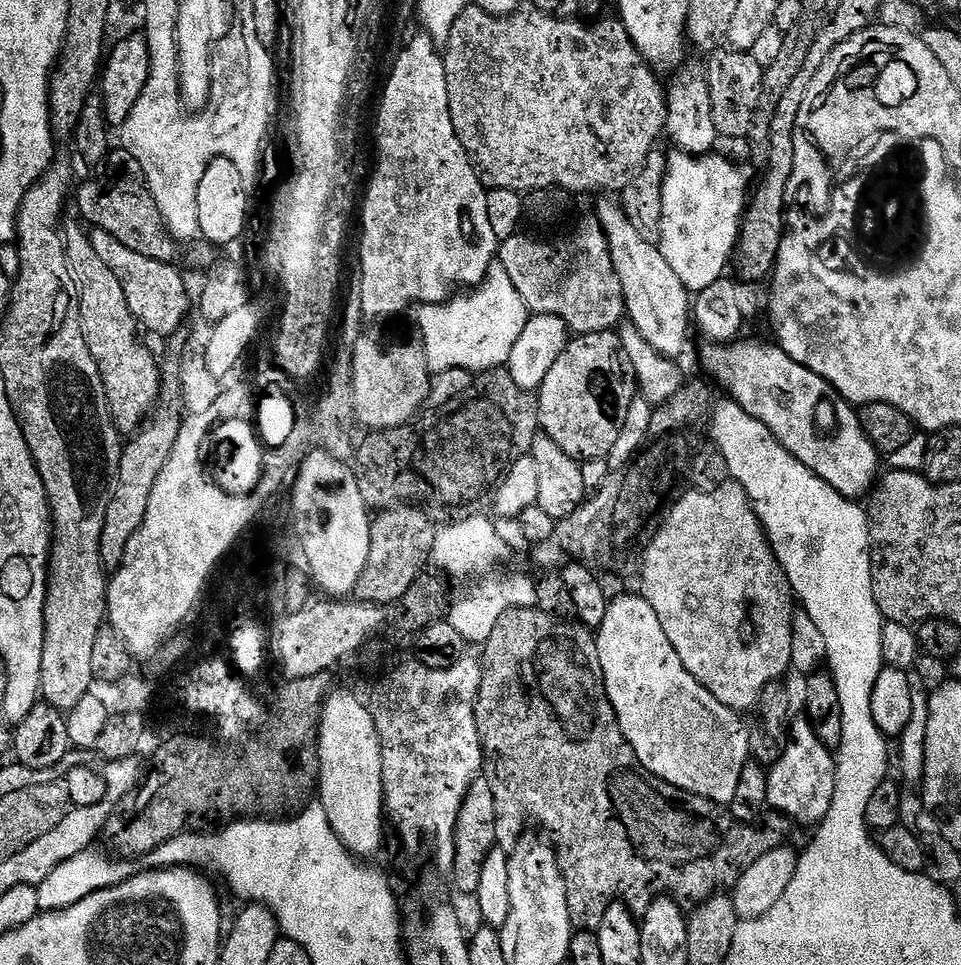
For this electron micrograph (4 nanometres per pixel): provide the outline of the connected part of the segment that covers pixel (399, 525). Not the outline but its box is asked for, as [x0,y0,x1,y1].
[355,506,438,606]

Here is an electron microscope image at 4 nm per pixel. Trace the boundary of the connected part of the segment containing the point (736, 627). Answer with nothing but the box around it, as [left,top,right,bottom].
[638,482,794,714]

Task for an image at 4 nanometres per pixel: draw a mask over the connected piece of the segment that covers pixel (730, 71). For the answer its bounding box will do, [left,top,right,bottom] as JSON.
[706,50,765,141]

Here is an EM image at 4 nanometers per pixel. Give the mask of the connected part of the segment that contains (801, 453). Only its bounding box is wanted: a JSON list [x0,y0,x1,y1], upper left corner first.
[700,340,878,498]

